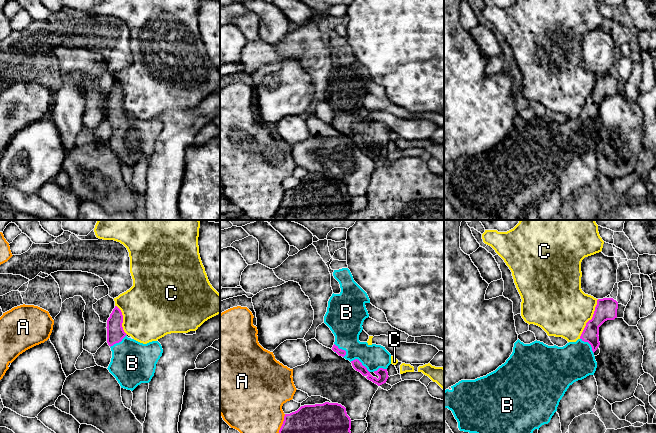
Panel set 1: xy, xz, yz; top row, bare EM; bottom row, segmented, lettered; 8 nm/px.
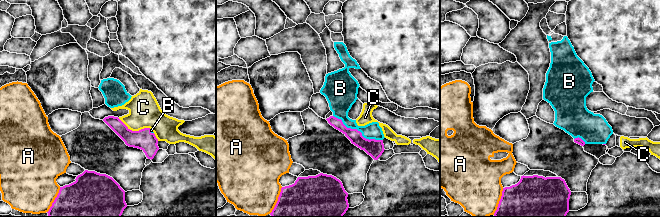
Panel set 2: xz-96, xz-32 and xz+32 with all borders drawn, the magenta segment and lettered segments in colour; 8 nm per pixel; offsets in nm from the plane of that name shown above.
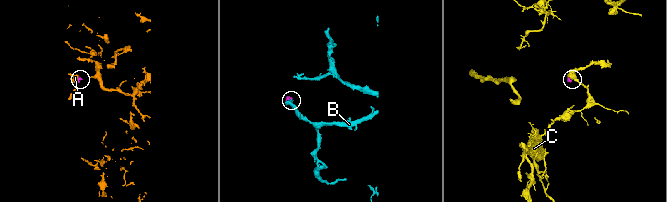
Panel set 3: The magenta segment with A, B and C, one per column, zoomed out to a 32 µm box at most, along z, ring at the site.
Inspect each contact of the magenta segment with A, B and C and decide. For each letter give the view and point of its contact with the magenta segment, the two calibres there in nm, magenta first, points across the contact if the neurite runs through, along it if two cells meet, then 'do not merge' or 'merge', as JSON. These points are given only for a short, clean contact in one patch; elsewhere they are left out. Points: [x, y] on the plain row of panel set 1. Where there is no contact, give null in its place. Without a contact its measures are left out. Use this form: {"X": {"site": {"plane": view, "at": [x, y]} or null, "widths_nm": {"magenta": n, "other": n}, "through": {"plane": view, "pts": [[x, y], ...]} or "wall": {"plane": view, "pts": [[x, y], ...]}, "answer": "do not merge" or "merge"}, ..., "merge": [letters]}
{"A": {"site": {"plane": "xz", "at": [281, 203]}, "widths_nm": {"magenta": 500, "other": 440}, "answer": "do not merge"}, "B": {"site": {"plane": "xz", "at": [360, 138]}, "widths_nm": {"magenta": 80, "other": 200}, "answer": "merge"}, "C": {"site": {"plane": "yz", "at": [591, 95]}, "widths_nm": {"magenta": 180, "other": 440}, "wall": {"plane": "yz", "pts": [[598, 75], [593, 92], [586, 99], [579, 114]]}, "answer": "do not merge"}, "merge": ["B"]}

